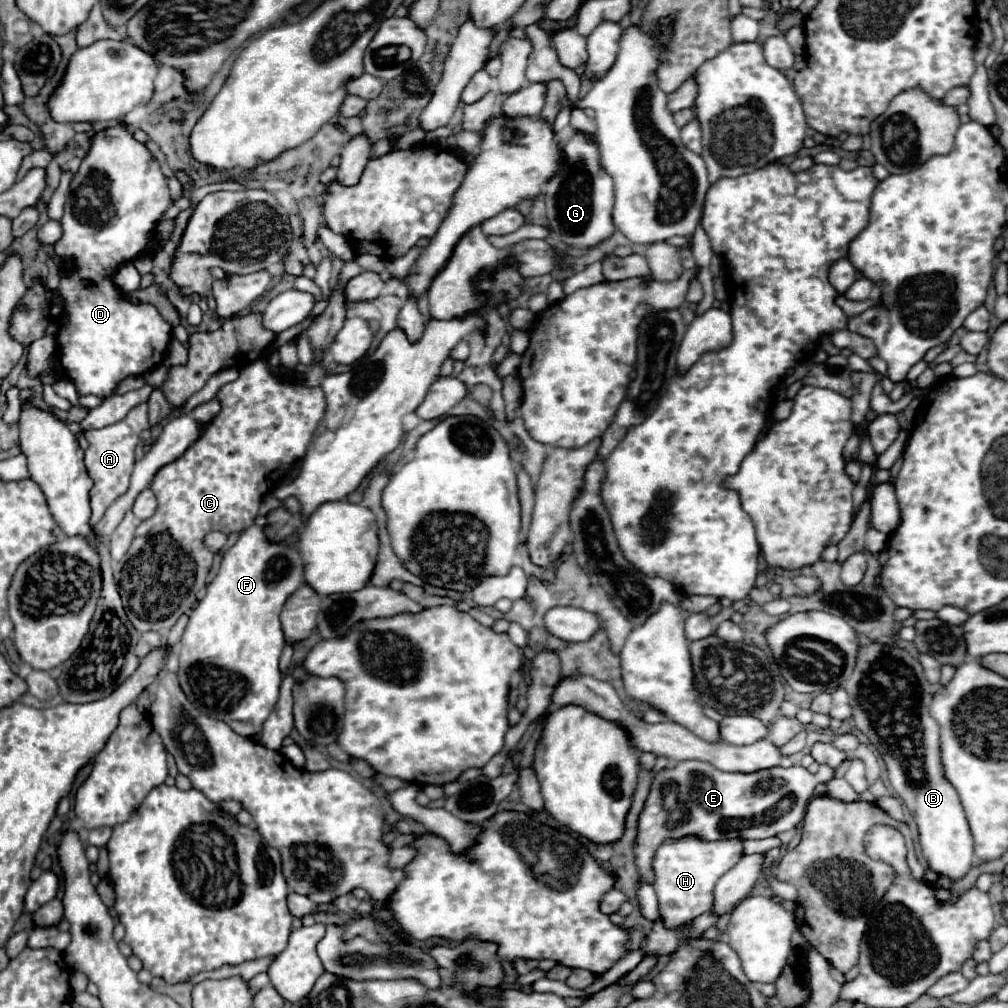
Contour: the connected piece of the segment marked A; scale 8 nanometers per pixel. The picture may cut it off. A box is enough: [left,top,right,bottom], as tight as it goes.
[84,403,146,525]

